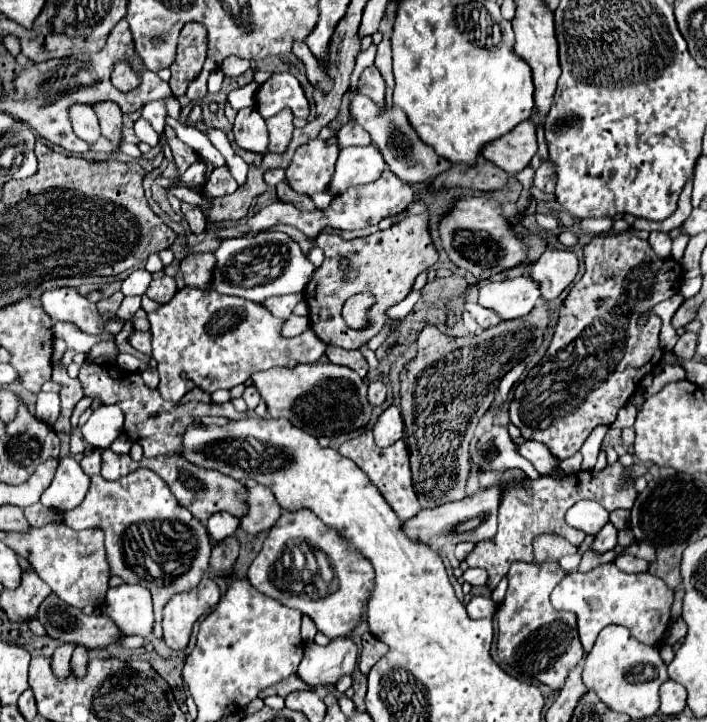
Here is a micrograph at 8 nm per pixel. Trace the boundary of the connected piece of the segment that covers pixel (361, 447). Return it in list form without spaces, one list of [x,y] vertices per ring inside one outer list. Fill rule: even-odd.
[[[365,431],[363,435],[343,443],[339,447],[339,453],[351,461],[357,463],[357,467],[369,475],[371,483],[381,491],[381,495],[385,497],[385,501],[391,505],[391,509],[397,513],[397,517],[401,521],[405,519],[411,519],[413,515],[417,515],[421,511],[421,505],[419,505],[419,499],[413,491],[413,483],[411,483],[411,469],[409,469],[409,453],[405,449],[405,443],[403,441],[397,441],[393,443],[391,447],[387,449],[381,449],[375,445],[373,441],[373,435],[371,431]]]

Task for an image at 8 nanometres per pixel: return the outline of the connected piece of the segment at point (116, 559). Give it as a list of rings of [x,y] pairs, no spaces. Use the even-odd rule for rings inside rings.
[[[137,469],[119,481],[93,477],[91,489],[83,503],[63,515],[65,523],[72,529],[101,529],[105,533],[105,549],[111,573],[119,575],[125,583],[145,585],[151,591],[151,595],[177,595],[191,591],[199,585],[199,581],[209,569],[211,541],[207,537],[205,525],[193,519],[193,515],[177,503],[167,483],[149,469]]]

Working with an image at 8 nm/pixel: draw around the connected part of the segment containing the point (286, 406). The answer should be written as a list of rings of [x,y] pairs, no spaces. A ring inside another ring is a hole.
[[[333,363],[299,365],[295,369],[273,367],[253,373],[253,385],[259,389],[273,419],[285,417],[313,437],[337,437],[363,429],[371,421],[373,405],[367,401],[367,381],[353,369]]]

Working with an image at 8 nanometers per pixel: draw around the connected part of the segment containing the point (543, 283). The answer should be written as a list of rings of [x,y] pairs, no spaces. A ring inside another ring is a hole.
[[[545,251],[531,269],[531,279],[541,287],[545,301],[557,299],[575,279],[579,261],[571,251]]]

